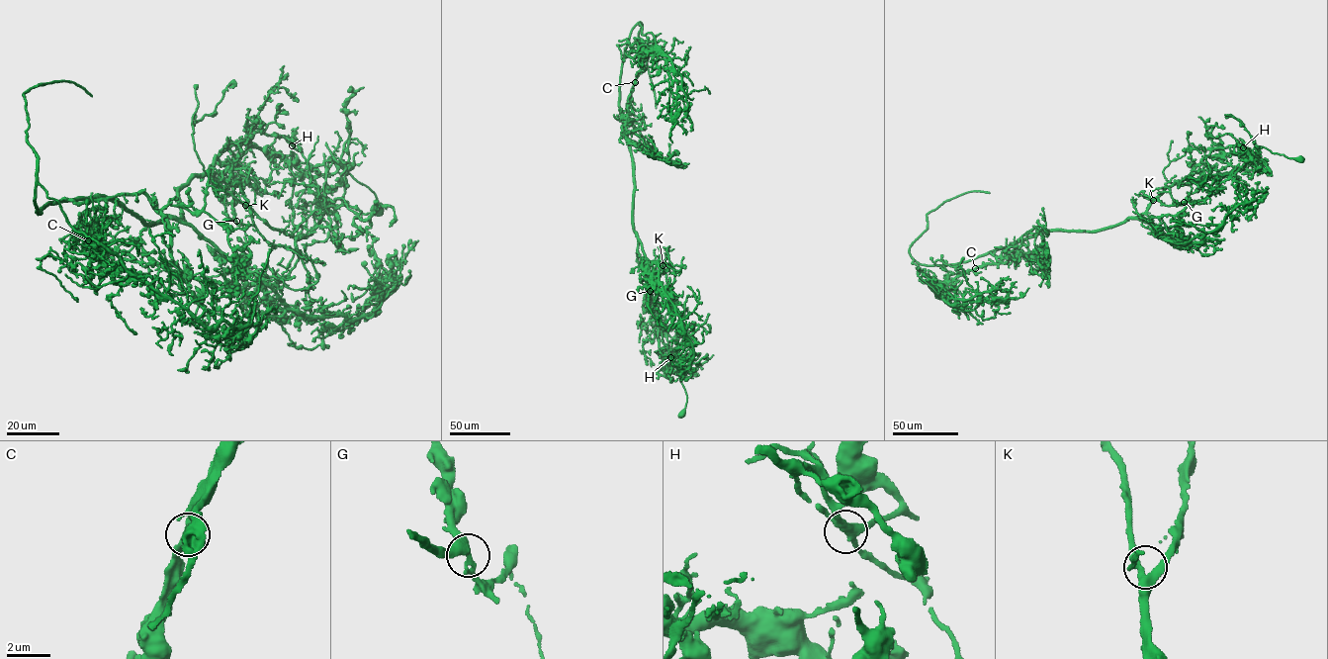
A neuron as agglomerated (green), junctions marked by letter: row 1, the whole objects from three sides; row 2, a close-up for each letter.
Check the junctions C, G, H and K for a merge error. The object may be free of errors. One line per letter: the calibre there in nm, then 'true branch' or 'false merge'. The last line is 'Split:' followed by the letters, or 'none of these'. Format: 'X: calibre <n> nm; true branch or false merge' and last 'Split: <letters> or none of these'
C: calibre 320 nm; true branch
G: calibre 400 nm; true branch
H: calibre 320 nm; false merge
K: calibre 320 nm; true branch
Split: H

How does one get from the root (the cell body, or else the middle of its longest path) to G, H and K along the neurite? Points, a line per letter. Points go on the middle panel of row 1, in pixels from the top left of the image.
G: (682, 415), (687, 396), (680, 364), (671, 361), (661, 317), (650, 303), (646, 311), (650, 291)
H: (682, 415), (687, 396), (680, 381), (680, 364), (671, 362), (670, 358)
K: (682, 415), (687, 396), (680, 381), (676, 349), (677, 336), (663, 265)

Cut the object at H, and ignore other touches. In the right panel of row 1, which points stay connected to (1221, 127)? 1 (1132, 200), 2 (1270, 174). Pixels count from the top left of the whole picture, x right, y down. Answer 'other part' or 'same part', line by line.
1: other part
2: same part

